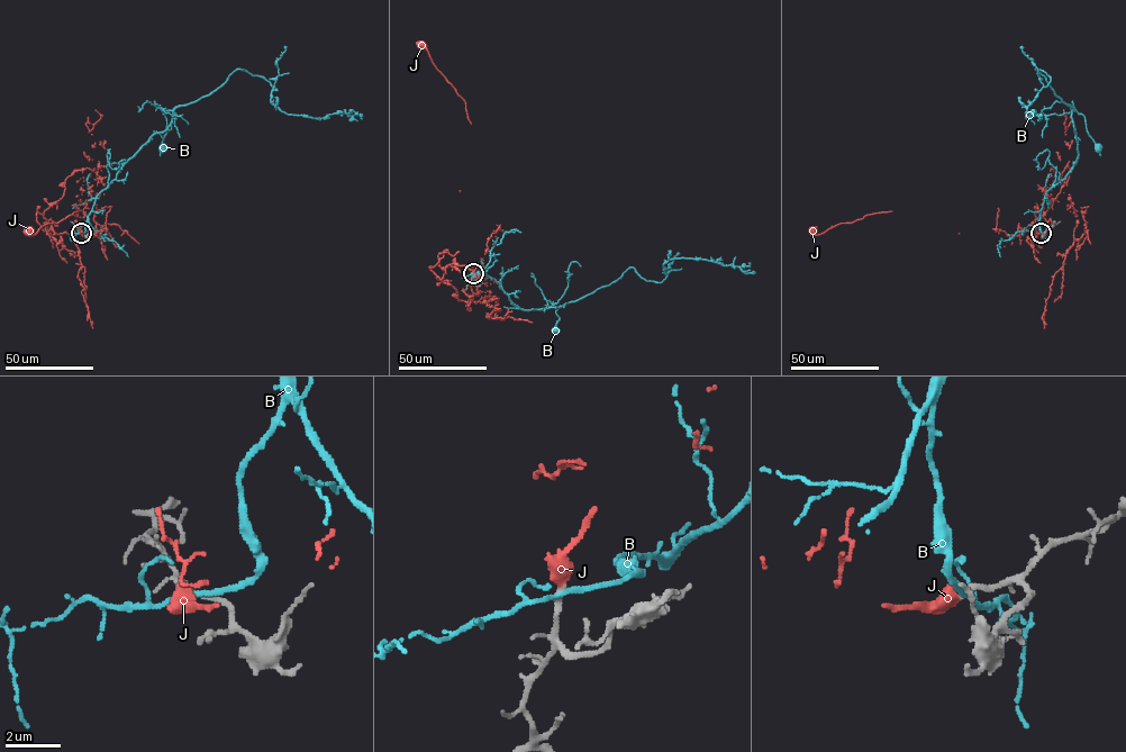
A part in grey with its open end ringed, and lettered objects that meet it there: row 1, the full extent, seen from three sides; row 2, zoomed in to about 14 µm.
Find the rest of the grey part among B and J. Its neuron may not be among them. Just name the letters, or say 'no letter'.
J

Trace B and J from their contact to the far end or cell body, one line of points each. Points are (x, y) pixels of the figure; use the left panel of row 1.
B: (81, 233), (85, 230), (96, 197), (153, 135), (168, 127), (172, 110), (163, 114), (166, 133), (163, 147)
J: (81, 233), (80, 217), (81, 232), (94, 236), (106, 228), (67, 234), (78, 211), (34, 234), (28, 230)

